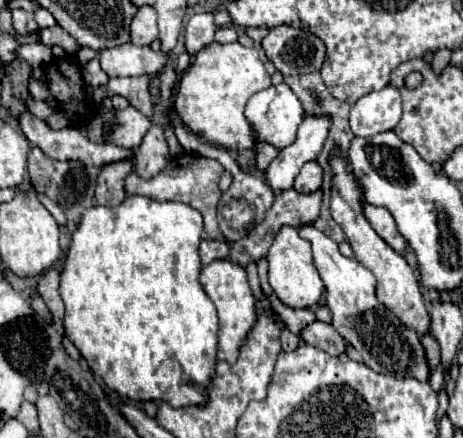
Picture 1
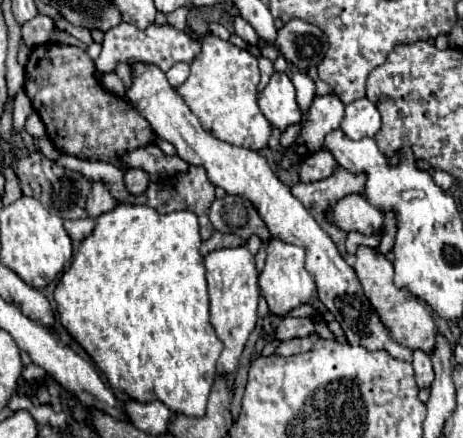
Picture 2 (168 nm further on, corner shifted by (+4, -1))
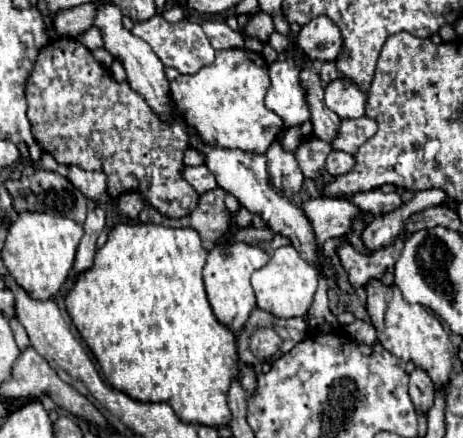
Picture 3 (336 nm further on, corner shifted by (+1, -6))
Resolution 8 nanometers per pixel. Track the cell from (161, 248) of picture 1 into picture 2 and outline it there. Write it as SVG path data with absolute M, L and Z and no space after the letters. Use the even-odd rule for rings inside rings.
M119 203L113 211L103 213L97 217L97 227L93 235L89 235L81 247L77 249L71 267L63 273L61 281L55 287L55 301L57 301L57 311L61 317L63 327L81 343L81 347L91 353L93 361L97 367L107 375L109 385L113 389L123 391L127 397L135 401L163 401L173 413L183 413L187 417L203 417L209 391L215 381L215 363L221 355L223 343L217 337L211 321L209 321L209 297L207 297L207 281L205 281L205 265L203 257L199 253L201 237L199 237L199 223L197 215L193 211L175 211L175 213L157 213L151 207L145 205L123 205Z

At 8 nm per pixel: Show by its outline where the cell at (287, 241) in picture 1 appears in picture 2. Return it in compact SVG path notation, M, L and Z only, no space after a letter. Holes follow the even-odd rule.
M271 239L269 247L267 247L265 269L259 275L259 287L269 305L269 311L273 315L285 315L291 309L309 303L309 299L315 291L315 279L305 269L305 249L297 247L297 245L289 245L281 239Z

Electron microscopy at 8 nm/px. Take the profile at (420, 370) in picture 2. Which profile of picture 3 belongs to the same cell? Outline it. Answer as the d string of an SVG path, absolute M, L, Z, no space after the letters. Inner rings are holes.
M416 368L410 374L410 398L418 412L428 412L434 402L434 382L430 380L428 372Z

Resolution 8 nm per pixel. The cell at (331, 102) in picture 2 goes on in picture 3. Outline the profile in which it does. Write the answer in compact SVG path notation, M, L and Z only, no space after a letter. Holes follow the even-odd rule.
M338 78L326 86L324 94L326 106L336 112L342 120L352 120L364 116L364 106L366 106L366 92L358 90L350 80Z

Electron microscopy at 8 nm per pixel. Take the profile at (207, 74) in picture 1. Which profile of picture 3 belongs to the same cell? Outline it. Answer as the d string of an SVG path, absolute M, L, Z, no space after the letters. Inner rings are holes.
M244 48L218 50L216 60L192 76L178 76L170 82L170 92L186 124L190 124L206 144L220 148L246 148L246 152L266 152L282 130L282 120L266 110L264 96L270 86L268 64L256 52Z

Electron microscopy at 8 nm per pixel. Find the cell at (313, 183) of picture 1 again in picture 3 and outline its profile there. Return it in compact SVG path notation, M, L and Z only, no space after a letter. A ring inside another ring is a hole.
M332 150L326 158L326 164L324 164L324 170L330 174L330 176L342 176L346 172L350 172L350 168L354 166L354 156L346 154L346 152L340 152L340 150Z

